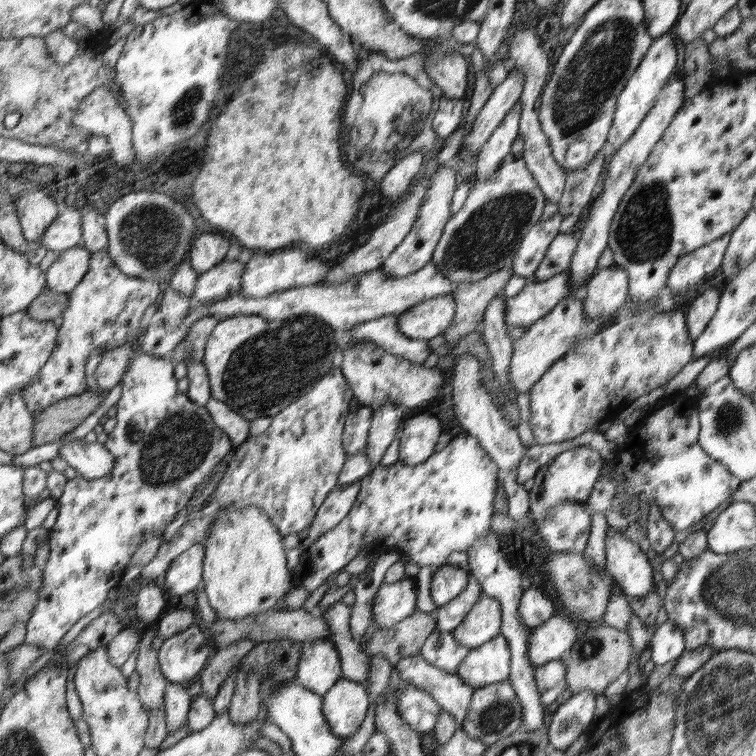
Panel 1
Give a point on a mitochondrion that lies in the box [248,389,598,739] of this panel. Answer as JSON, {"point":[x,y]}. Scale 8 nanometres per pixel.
{"point":[495,717]}

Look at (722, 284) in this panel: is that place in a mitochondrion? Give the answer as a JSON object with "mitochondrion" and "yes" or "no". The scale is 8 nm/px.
{"mitochondrion":"no"}

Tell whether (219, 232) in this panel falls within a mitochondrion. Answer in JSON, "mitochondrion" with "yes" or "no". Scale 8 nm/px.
{"mitochondrion":"no"}

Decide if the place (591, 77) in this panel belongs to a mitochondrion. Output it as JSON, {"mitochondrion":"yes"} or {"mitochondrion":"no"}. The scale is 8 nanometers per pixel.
{"mitochondrion":"yes"}

